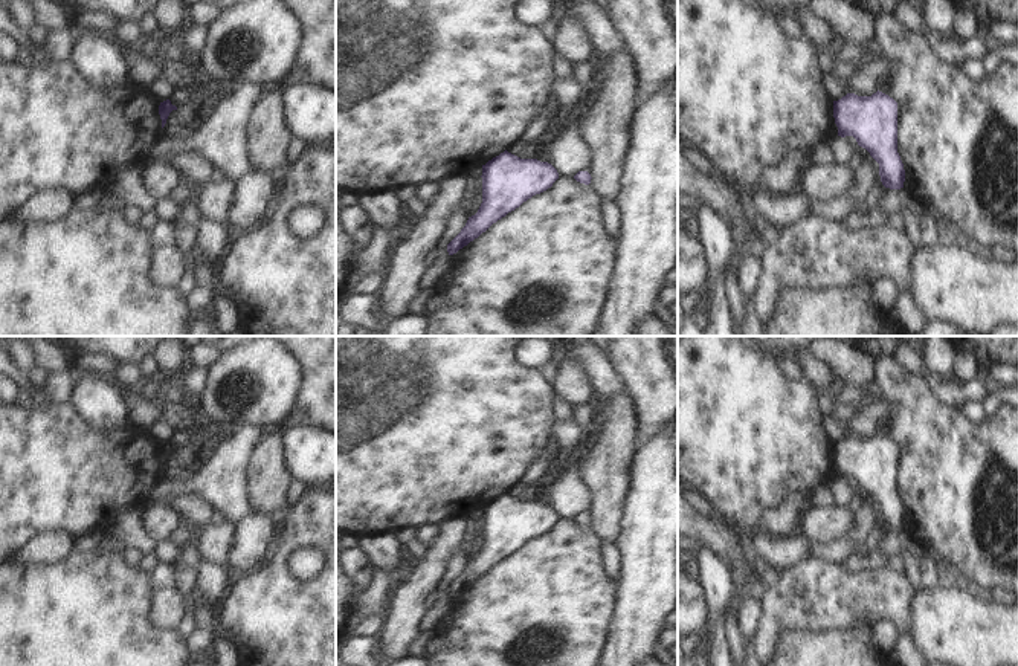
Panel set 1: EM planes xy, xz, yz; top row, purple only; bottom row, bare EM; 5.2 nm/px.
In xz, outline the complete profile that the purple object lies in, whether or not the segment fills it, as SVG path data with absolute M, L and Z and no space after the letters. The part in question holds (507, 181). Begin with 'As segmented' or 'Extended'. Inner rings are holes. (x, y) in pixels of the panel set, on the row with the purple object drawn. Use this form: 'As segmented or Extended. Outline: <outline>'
As segmented. Outline: M507 150L482 165L482 203L478 212L469 217L461 232L447 244L449 255L456 254L470 241L485 232L493 223L519 208L523 202L552 186L559 179L557 170L537 159L520 159Z

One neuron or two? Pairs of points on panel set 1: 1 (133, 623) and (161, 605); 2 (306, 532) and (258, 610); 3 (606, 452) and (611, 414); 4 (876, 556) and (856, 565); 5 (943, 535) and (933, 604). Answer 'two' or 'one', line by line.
1: two
2: one
3: one
4: one
5: two

